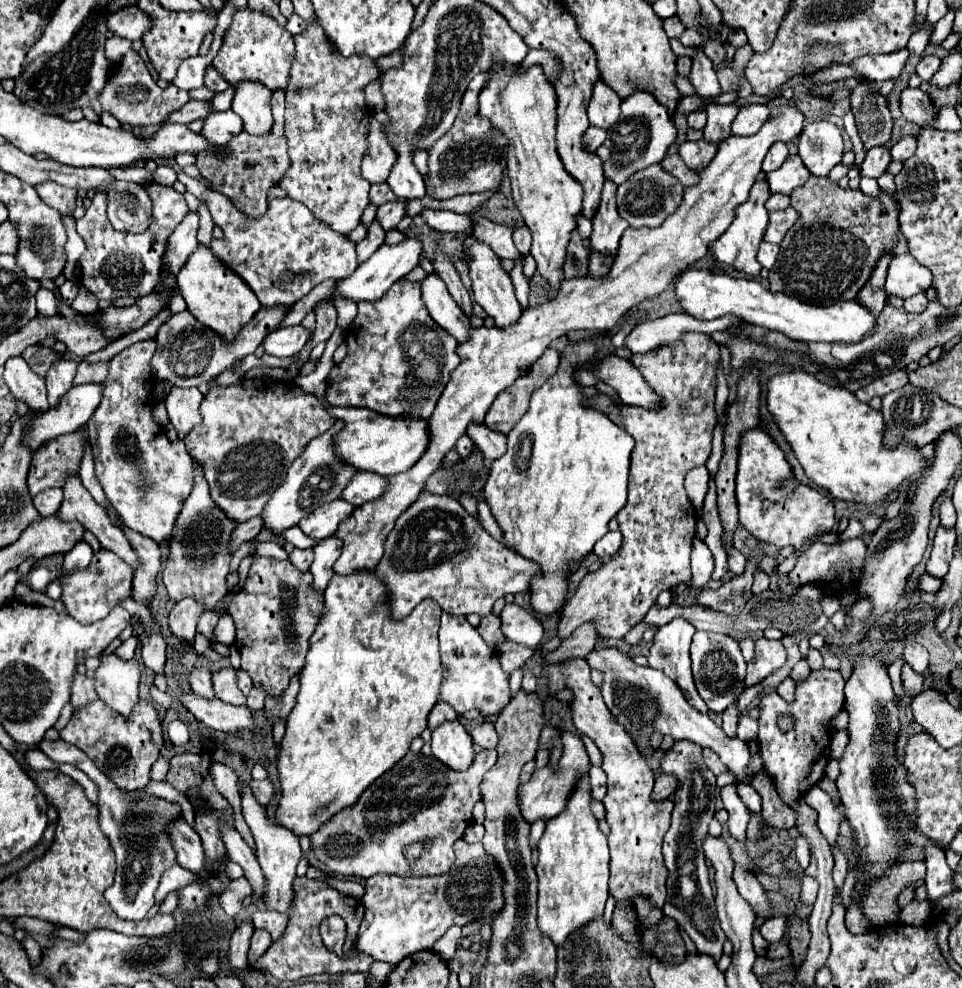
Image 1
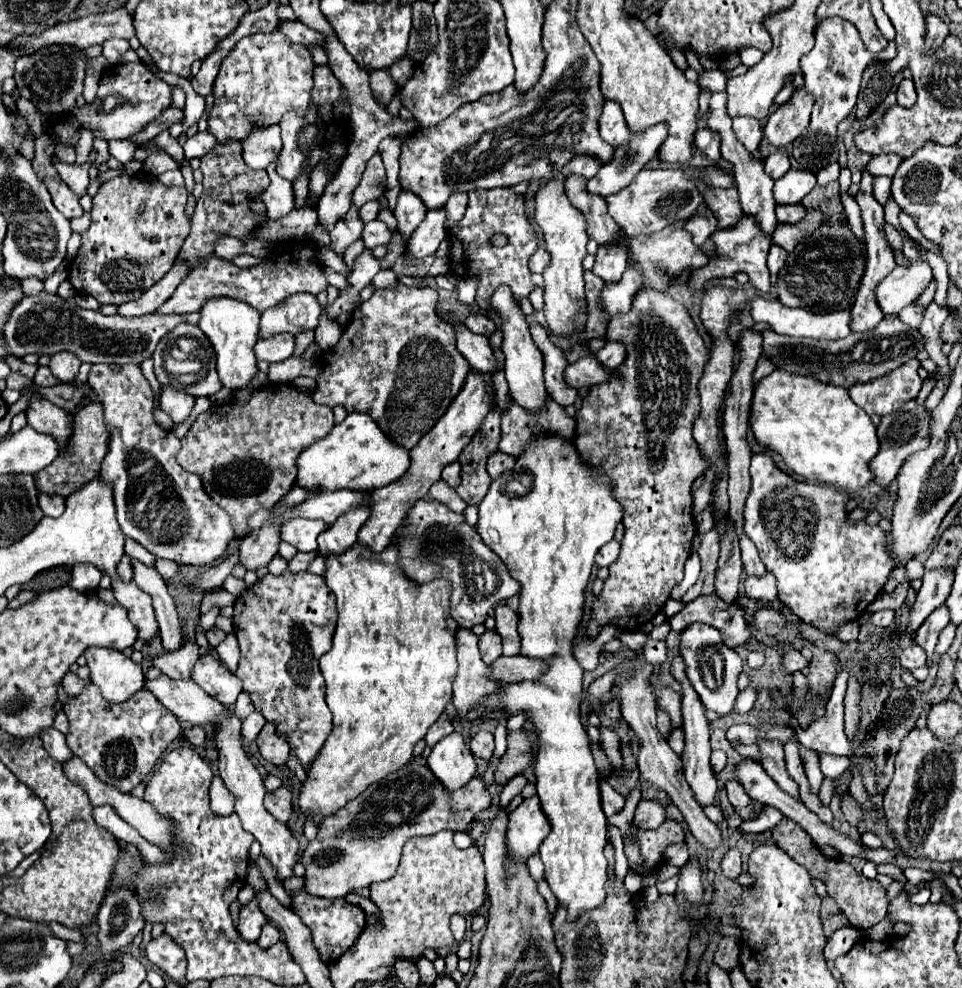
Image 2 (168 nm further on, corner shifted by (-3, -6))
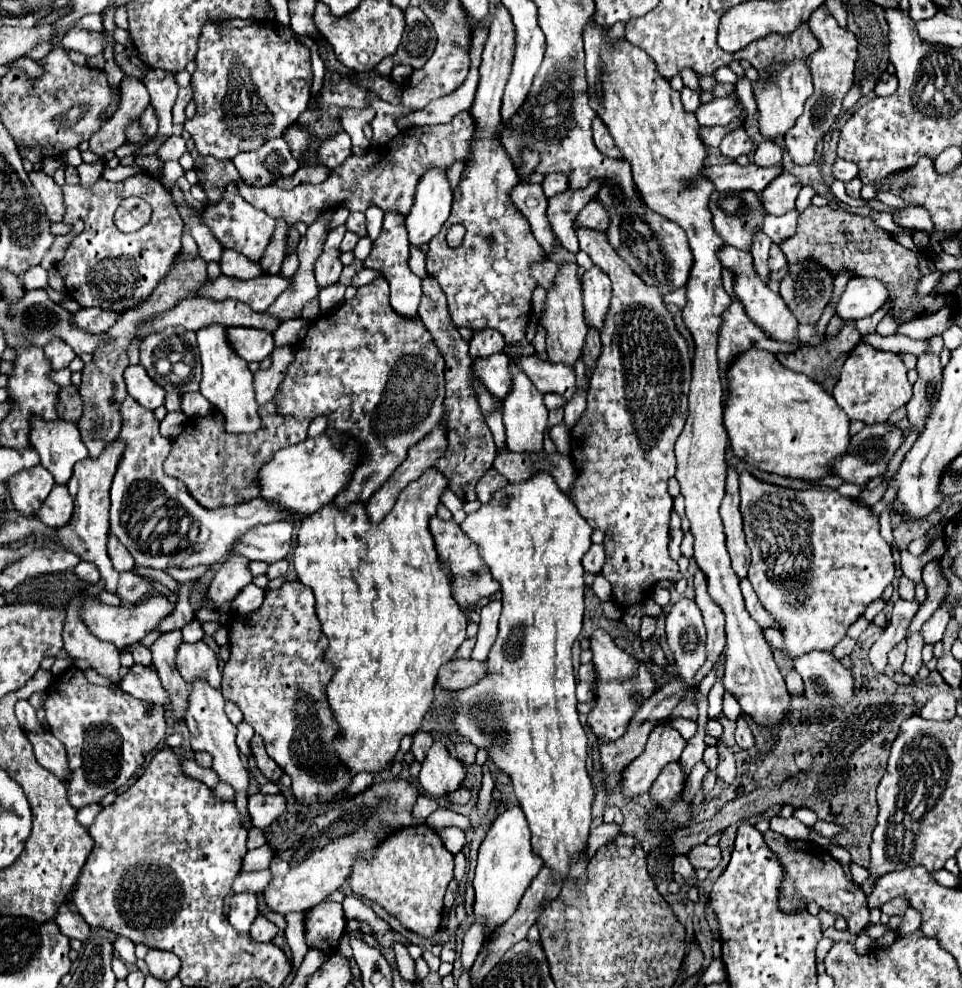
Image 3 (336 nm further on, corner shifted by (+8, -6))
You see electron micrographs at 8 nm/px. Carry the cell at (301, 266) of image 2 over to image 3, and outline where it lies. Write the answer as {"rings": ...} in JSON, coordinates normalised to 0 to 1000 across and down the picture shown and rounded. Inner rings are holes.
{"rings":[[[292,276],[288,278],[269,278],[263,282],[246,282],[246,280],[236,280],[228,278],[226,282],[215,282],[207,293],[205,301],[213,301],[219,305],[248,305],[259,309],[263,315],[275,315],[296,293],[300,293],[305,282],[294,280]]]}

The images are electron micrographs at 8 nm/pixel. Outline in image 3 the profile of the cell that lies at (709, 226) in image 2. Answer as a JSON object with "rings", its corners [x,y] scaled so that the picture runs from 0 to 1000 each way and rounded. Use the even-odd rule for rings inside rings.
{"rings":[[[616,17],[614,21],[608,25],[606,31],[606,41],[608,41],[608,56],[610,56],[610,86],[612,86],[612,98],[614,98],[614,108],[621,112],[621,116],[627,120],[627,124],[631,127],[639,147],[648,153],[648,159],[656,165],[658,171],[658,183],[662,187],[664,197],[668,199],[670,207],[675,212],[679,212],[681,216],[689,218],[691,222],[704,226],[718,248],[720,254],[720,274],[716,278],[714,284],[714,309],[710,313],[710,325],[714,329],[714,333],[718,335],[720,343],[722,343],[722,363],[720,363],[720,386],[718,386],[718,396],[716,396],[716,422],[712,428],[710,438],[706,440],[704,448],[702,448],[702,461],[704,461],[704,487],[708,491],[708,499],[712,503],[712,521],[718,529],[718,539],[722,544],[722,568],[727,572],[727,576],[733,580],[735,584],[735,592],[737,592],[737,602],[741,604],[741,608],[752,616],[756,633],[754,633],[754,641],[756,641],[756,669],[754,669],[754,683],[752,683],[752,693],[754,699],[762,701],[772,718],[772,722],[781,724],[789,734],[801,736],[808,734],[812,730],[812,726],[820,720],[820,701],[814,689],[814,683],[810,681],[810,675],[804,667],[801,655],[793,645],[793,637],[783,629],[783,624],[779,622],[779,618],[774,616],[772,610],[772,602],[768,596],[768,584],[764,582],[764,578],[760,576],[760,568],[758,568],[758,560],[754,554],[754,539],[752,539],[752,529],[747,523],[747,511],[749,505],[754,501],[754,477],[756,477],[756,469],[754,469],[754,450],[756,450],[756,436],[752,430],[752,412],[749,412],[749,386],[747,386],[747,367],[745,367],[745,343],[747,343],[747,333],[752,327],[752,315],[758,313],[758,309],[762,307],[762,303],[756,299],[756,295],[752,293],[752,284],[749,284],[749,266],[745,262],[745,254],[747,250],[752,250],[752,242],[743,236],[741,226],[739,226],[739,214],[737,214],[737,197],[741,195],[741,185],[737,185],[735,181],[731,181],[727,177],[729,169],[731,169],[731,161],[735,157],[735,149],[731,149],[731,145],[727,145],[727,124],[722,114],[716,114],[710,110],[708,100],[706,100],[706,92],[702,92],[695,82],[691,78],[685,76],[681,64],[675,60],[675,56],[670,52],[666,52],[664,48],[656,46],[652,39],[633,39],[633,29],[631,27],[623,27]],[[619,84],[625,84],[625,96],[619,90]],[[714,183],[720,183],[718,187],[714,187]]]}

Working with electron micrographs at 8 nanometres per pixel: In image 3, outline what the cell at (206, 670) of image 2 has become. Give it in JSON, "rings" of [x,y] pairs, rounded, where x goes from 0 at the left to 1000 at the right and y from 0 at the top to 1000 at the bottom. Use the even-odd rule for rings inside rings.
{"rings":[[[211,649],[203,653],[188,651],[182,671],[184,671],[184,679],[190,683],[194,691],[213,687],[219,695],[230,699],[230,681],[228,681],[226,665]]]}

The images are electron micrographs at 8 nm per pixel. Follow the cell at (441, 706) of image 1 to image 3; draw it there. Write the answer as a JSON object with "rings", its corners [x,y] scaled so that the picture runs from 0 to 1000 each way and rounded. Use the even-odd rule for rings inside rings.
{"rings":[[[433,740],[429,744],[429,756],[427,756],[427,762],[433,770],[440,770],[442,762],[446,760],[446,756],[450,754],[450,744],[444,742],[444,740]]]}

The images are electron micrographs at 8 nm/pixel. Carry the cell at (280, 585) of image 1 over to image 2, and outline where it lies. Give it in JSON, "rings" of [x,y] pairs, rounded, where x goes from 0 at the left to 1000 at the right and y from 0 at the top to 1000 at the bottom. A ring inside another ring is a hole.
{"rings":[[[297,578],[291,584],[279,580],[274,586],[258,594],[243,612],[243,641],[247,645],[252,661],[243,683],[252,687],[254,699],[260,703],[266,720],[272,722],[277,730],[287,734],[289,744],[299,750],[301,758],[318,780],[345,740],[345,722],[337,707],[339,693],[331,675],[331,667],[345,655],[349,627],[351,616],[347,600],[339,594],[333,582],[322,580]]]}

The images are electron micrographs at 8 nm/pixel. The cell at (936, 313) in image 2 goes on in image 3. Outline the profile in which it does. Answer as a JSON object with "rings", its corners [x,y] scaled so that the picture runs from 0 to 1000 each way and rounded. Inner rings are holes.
{"rings":[[[962,355],[955,359],[953,376],[955,384],[949,390],[949,402],[943,408],[943,424],[959,434],[959,428],[964,424],[964,416],[968,416],[968,408],[972,408],[972,400],[976,400],[976,388],[978,388],[978,373],[976,359]]]}

